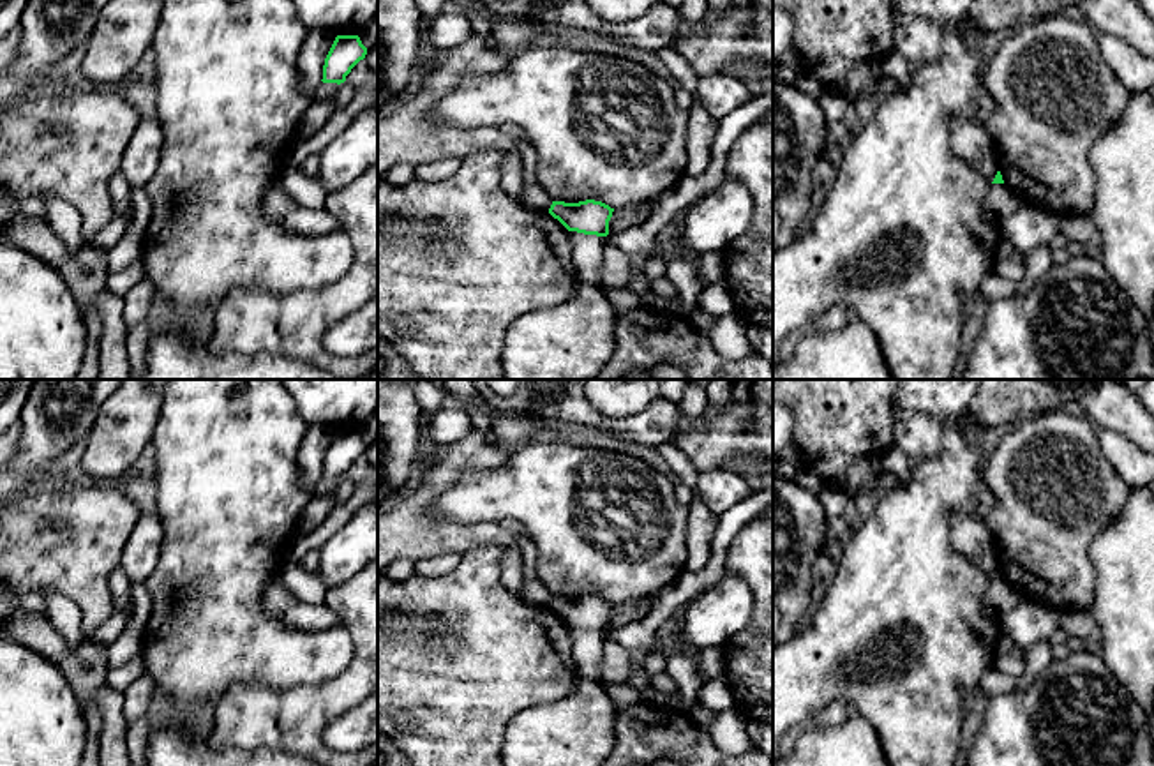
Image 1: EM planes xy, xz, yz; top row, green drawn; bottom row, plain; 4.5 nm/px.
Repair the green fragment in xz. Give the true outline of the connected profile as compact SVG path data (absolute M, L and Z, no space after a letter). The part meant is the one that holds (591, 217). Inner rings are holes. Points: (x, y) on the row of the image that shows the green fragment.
M586 199L579 203L552 201L549 214L568 231L607 237L614 208L602 201Z

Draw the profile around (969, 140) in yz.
M949 116L949 145L955 157L993 182L999 161L993 154L990 132L979 118Z

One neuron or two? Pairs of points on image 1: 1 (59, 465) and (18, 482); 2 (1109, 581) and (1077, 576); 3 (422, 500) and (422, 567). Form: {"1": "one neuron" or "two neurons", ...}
{"1": "one neuron", "2": "two neurons", "3": "two neurons"}

